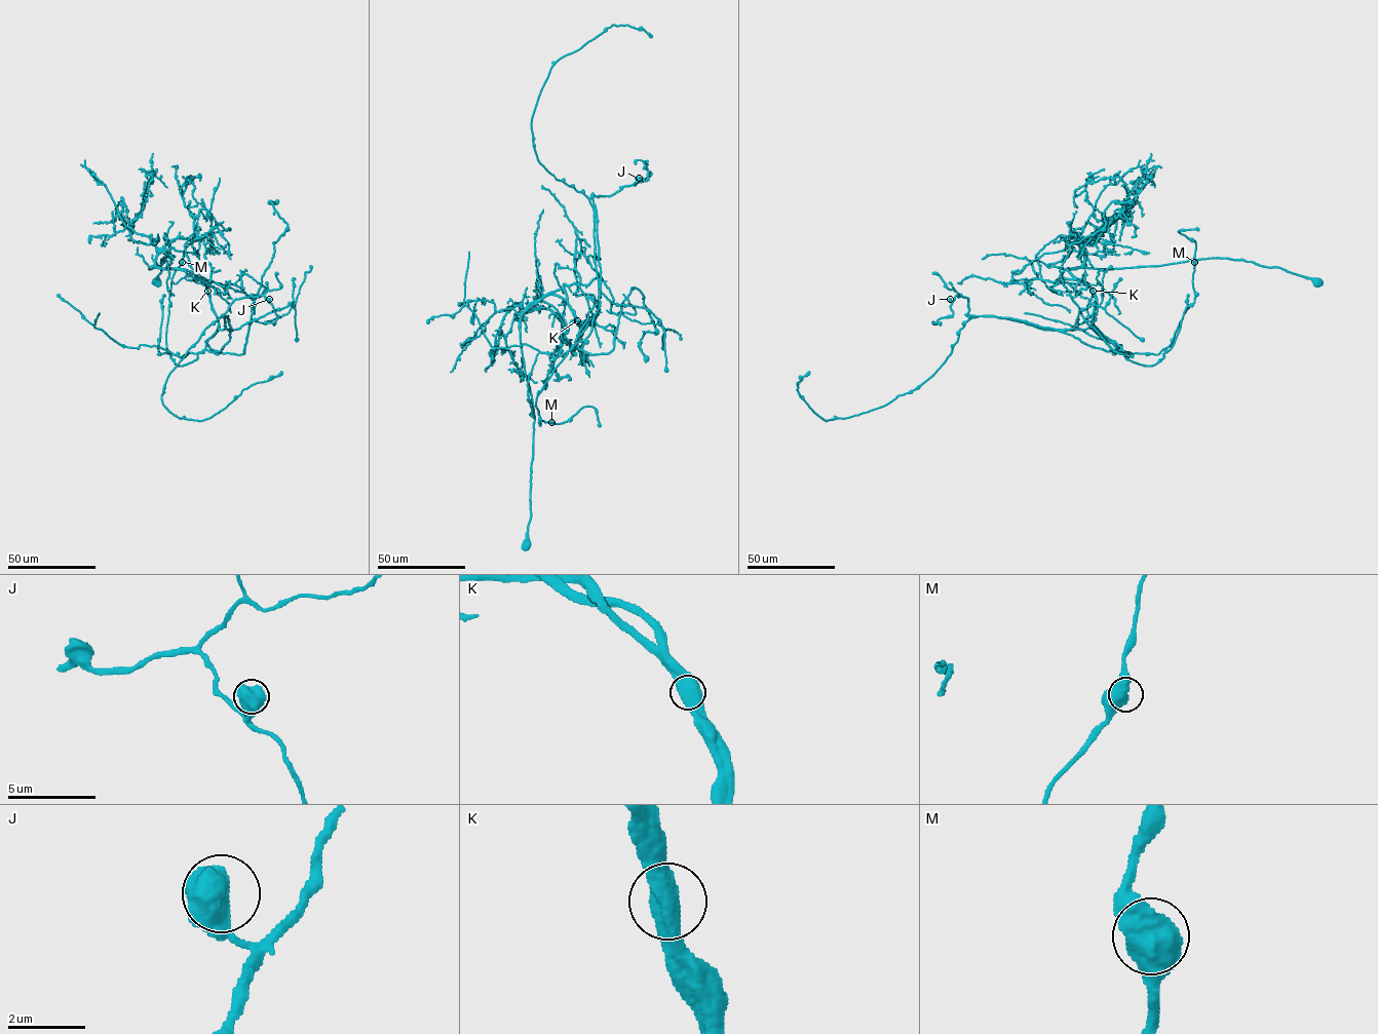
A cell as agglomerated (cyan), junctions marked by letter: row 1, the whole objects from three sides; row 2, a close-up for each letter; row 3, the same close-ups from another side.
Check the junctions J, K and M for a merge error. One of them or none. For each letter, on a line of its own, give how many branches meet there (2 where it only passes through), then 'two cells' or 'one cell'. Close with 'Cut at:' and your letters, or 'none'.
J: branches 2; one cell
K: branches 2; two cells
M: branches 2; one cell
Cut at: K

